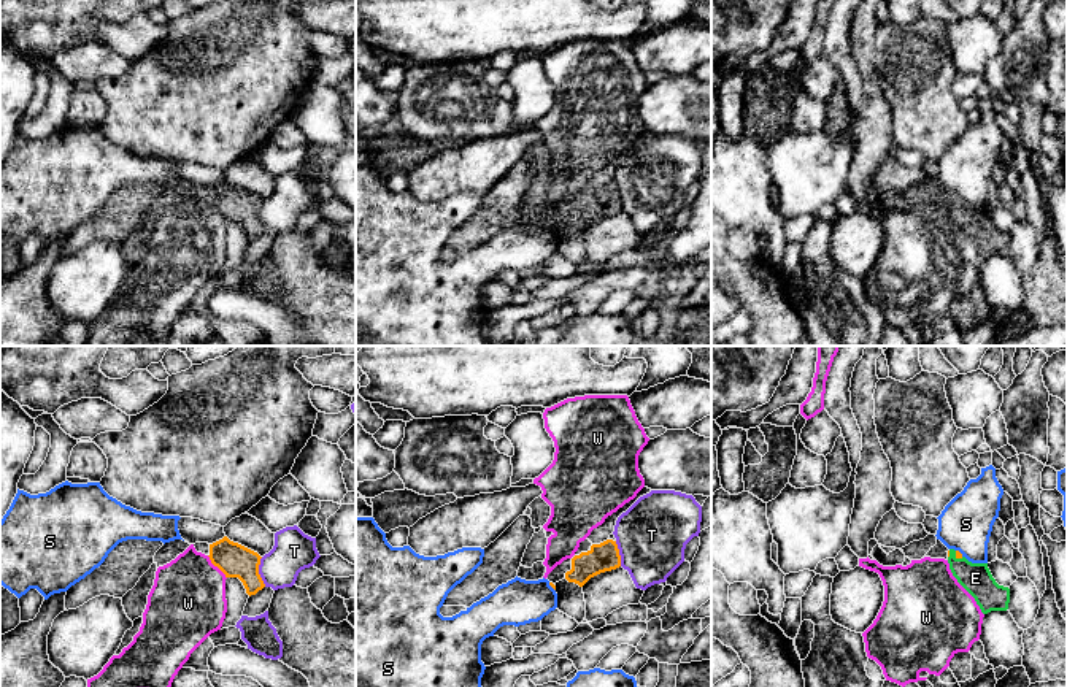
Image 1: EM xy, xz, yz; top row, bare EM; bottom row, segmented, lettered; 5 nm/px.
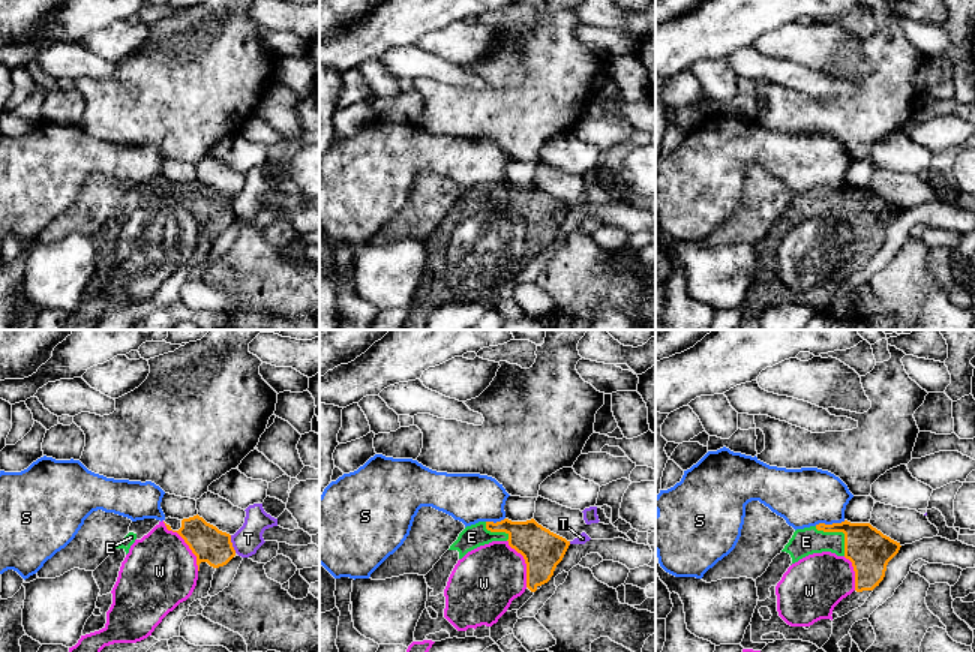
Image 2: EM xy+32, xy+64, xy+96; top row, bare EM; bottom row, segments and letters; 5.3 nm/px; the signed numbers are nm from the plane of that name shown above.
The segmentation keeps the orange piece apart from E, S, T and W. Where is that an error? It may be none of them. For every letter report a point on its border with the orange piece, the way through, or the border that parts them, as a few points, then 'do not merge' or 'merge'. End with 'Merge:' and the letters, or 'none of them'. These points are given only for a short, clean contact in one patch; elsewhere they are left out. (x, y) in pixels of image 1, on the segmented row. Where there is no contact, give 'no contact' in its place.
E: contact yz (958, 557); merge
S: contact xz (551, 586); border xz (548, 583), (554, 591); do not merge
T: contact xy (258, 571); border xy (261, 557), (259, 576), (265, 586); do not merge
W: contact xy (216, 565); border xy (207, 556), (226, 578); do not merge
Merge: E

